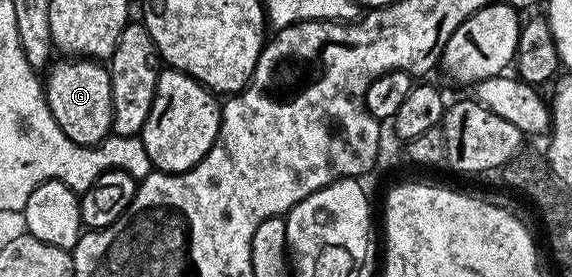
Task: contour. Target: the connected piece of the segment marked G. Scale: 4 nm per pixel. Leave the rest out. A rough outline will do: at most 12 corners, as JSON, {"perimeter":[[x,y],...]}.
{"perimeter":[[58,60],[44,77],[68,139],[98,145],[114,124],[110,70]]}

